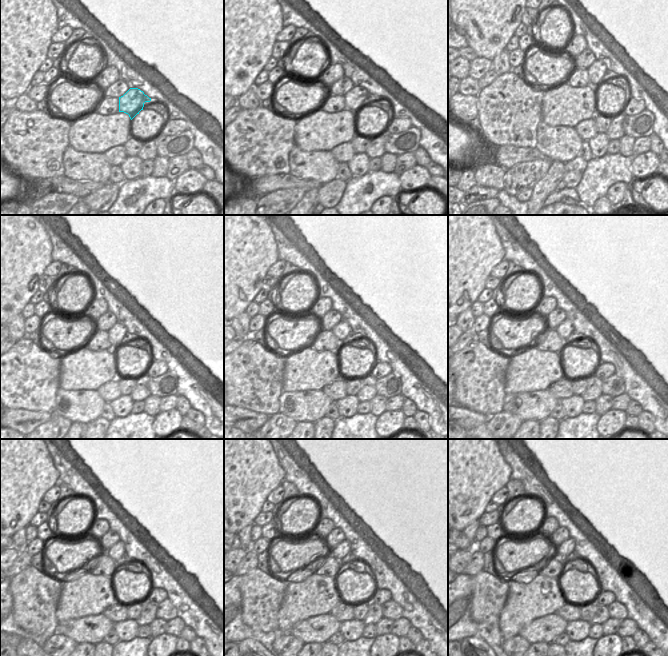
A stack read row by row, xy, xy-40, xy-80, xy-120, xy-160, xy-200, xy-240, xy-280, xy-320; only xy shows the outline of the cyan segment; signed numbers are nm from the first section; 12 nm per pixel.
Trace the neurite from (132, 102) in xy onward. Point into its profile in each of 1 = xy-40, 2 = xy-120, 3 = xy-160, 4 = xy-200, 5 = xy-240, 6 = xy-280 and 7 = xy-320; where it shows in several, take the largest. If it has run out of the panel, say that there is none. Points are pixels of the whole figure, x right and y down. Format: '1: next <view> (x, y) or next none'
1: next xy-40 (357, 98)
2: next xy-120 (116, 334)
3: next xy-160 (343, 329)
4: next xy-200 (565, 329)
5: next xy-240 (116, 552)
6: next xy-280 (343, 549)
7: next xy-320 (568, 548)

